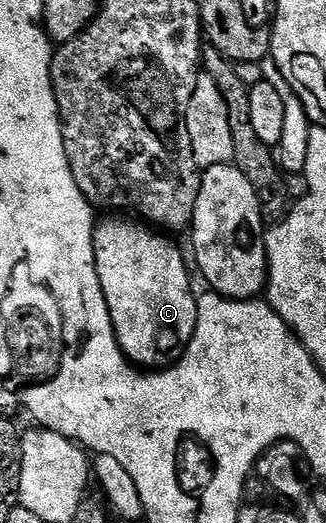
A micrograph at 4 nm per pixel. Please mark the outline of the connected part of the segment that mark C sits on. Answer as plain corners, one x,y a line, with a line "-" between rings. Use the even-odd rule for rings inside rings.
129,217
96,220
93,228
95,266
99,285
111,313
117,343
130,363
141,369
164,369
177,362
191,341
197,324
197,299
193,295
191,277
183,265
181,248
176,242
164,239
164,234
150,229
144,222

